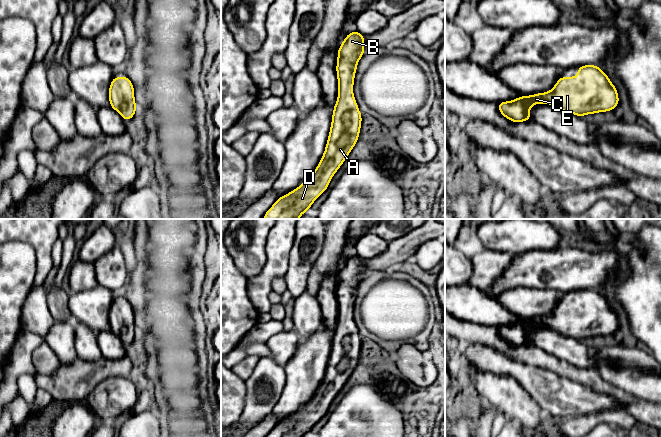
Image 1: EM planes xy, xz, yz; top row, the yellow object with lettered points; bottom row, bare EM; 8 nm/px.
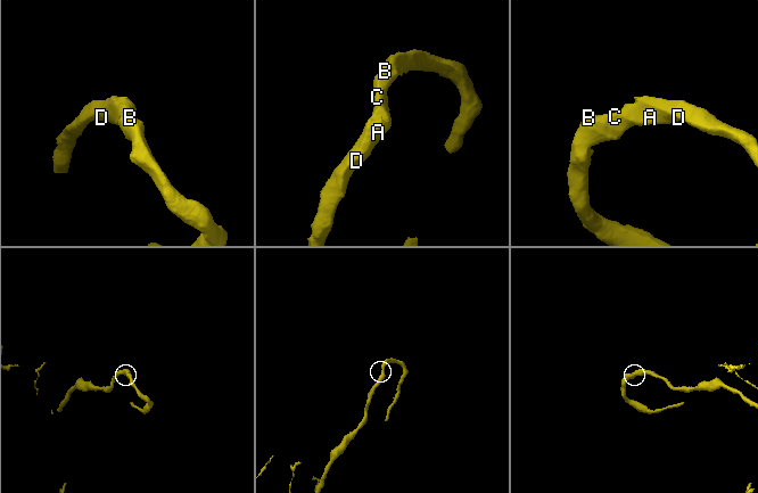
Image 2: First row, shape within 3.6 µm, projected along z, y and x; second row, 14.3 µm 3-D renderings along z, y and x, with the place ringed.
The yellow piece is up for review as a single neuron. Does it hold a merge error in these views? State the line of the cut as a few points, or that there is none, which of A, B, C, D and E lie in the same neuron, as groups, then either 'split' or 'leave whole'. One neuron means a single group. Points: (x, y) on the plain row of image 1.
no cut; A B C D E; leave whole

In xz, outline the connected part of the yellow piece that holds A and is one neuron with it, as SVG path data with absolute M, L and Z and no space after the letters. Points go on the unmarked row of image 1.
M353 254L338 272L336 296L338 301L338 323L334 329L332 347L325 376L313 398L294 415L276 424L266 437L304 437L310 434L312 427L328 412L332 400L338 395L346 381L358 365L362 338L353 320L354 300L358 285L365 276L365 259Z

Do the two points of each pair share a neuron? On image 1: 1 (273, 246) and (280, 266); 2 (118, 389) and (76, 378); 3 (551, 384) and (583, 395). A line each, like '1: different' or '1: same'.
1: same
2: different
3: same

